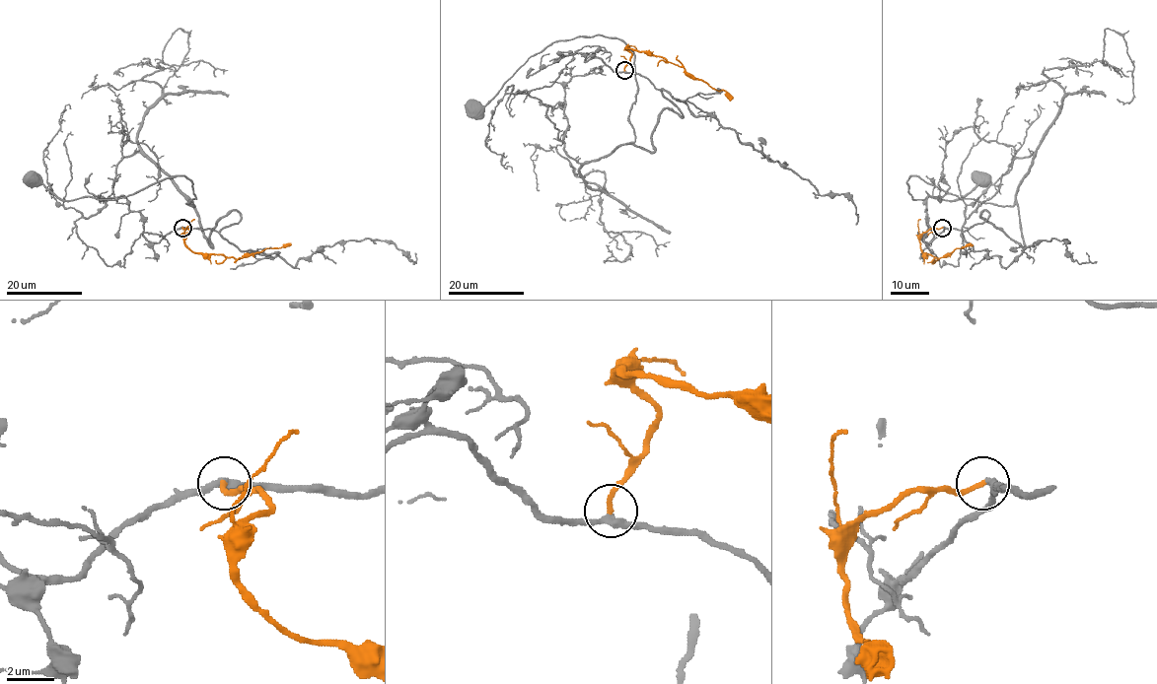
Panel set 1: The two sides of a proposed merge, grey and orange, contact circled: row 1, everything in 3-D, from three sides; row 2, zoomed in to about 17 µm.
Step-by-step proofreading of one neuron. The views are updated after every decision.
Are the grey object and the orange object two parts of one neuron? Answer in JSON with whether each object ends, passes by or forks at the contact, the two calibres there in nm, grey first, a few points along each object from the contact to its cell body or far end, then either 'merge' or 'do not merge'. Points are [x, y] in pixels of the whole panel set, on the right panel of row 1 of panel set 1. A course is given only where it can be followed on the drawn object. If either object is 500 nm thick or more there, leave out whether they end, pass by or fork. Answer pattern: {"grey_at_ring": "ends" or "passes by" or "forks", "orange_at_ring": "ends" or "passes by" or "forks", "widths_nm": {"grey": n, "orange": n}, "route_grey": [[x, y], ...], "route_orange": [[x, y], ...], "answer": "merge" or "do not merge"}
{"grey_at_ring": "passes by", "orange_at_ring": "ends", "widths_nm": {"grey": 320, "orange": 200}, "route_grey": [[942, 227], [964, 231], [985, 210], [1024, 246], [1016, 203], [907, 182], [913, 199], [958, 200], [981, 179]], "route_orange": [[942, 227], [931, 228], [920, 237], [920, 250], [924, 253], [938, 258], [973, 244]], "answer": "merge"}

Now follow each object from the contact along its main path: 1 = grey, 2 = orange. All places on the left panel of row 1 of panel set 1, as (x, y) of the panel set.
1: (182, 227), (241, 219), (231, 210), (219, 221), (212, 247), (183, 175), (111, 199), (61, 200), (33, 179)
2: (182, 227), (189, 232), (184, 237), (184, 243), (196, 253), (240, 258), (288, 244)

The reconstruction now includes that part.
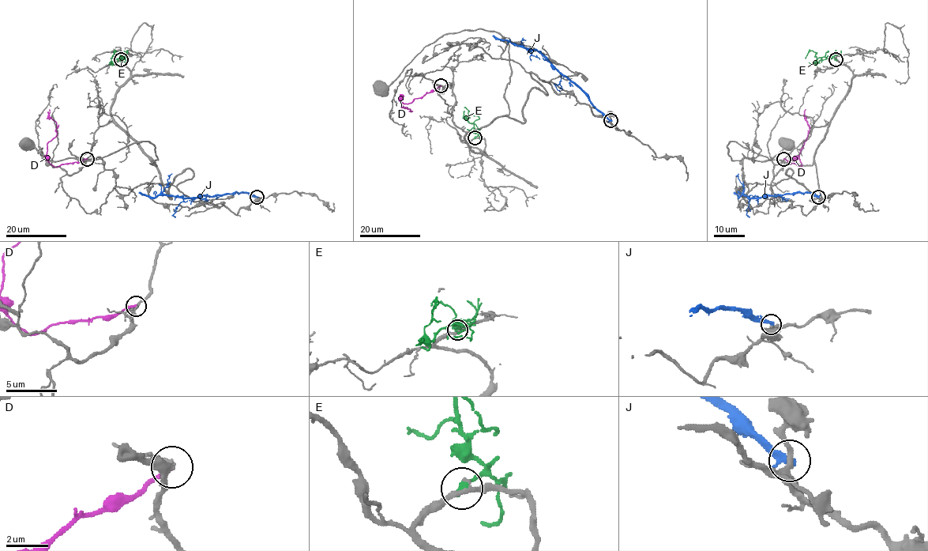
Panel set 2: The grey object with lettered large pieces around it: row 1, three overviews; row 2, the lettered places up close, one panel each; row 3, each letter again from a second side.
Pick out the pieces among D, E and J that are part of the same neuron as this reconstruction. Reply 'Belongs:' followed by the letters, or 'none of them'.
Belongs: none of them

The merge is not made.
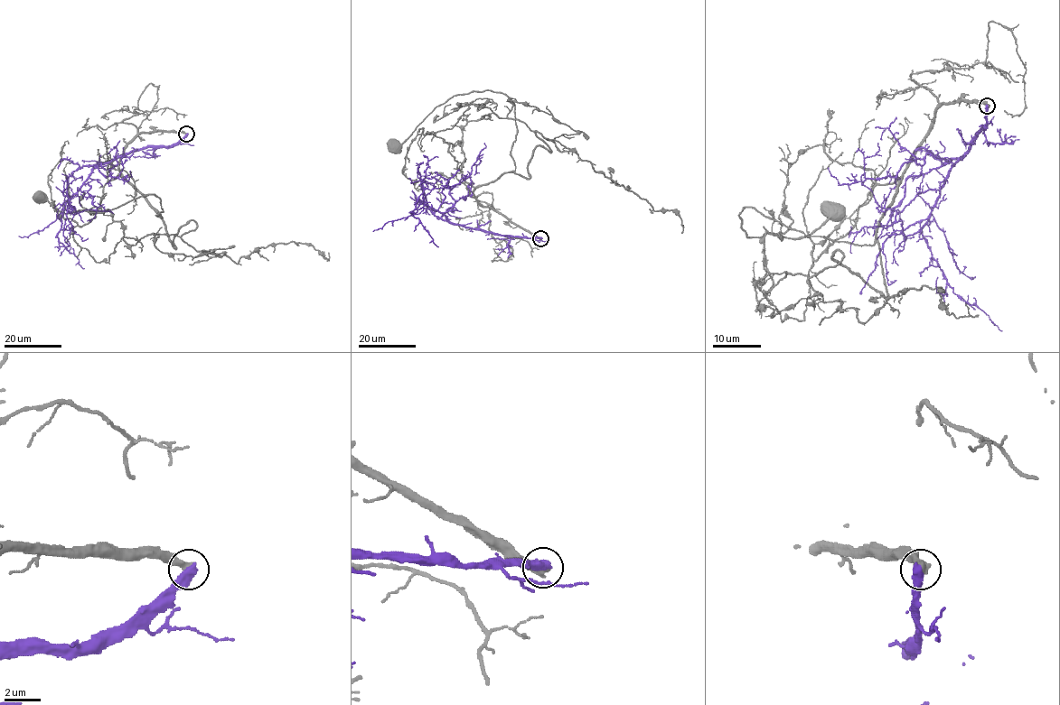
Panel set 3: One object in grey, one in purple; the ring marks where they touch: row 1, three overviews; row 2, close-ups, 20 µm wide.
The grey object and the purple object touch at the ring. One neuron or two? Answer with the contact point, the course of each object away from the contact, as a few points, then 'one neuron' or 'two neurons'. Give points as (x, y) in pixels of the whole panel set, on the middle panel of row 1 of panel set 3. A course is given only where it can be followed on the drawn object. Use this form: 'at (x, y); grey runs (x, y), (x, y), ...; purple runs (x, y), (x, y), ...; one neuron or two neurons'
at (540, 238); grey runs (540, 238), (473, 194), (515, 170), (514, 104), (505, 95), (454, 96), (395, 146); purple runs (541, 238), (497, 235), (452, 225), (438, 210), (418, 199), (411, 212), (438, 246); two neurons

